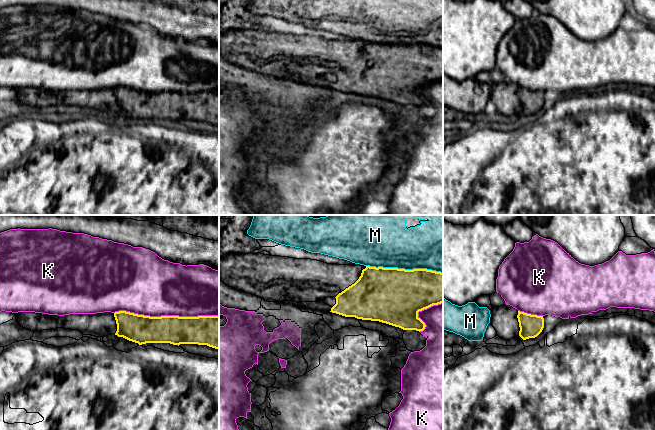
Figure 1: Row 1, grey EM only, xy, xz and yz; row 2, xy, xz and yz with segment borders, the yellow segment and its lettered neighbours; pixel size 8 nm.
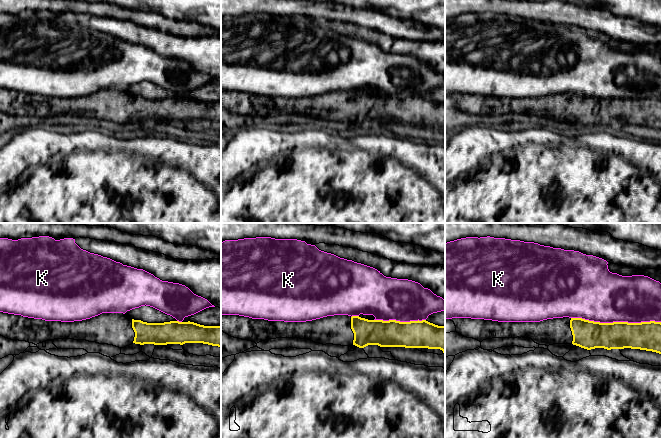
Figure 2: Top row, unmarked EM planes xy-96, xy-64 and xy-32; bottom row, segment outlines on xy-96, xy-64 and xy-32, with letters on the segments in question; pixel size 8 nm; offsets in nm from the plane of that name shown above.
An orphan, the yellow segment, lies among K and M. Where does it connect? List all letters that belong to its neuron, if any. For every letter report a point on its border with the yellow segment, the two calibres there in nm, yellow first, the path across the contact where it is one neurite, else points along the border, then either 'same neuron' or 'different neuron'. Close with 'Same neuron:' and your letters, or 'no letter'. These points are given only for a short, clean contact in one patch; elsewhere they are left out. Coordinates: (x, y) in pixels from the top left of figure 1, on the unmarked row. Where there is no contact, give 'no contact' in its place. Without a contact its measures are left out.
K: xy (166, 92) | 220/480 nm | different neuron
M: xz (404, 45) | 460/360 nm | different neuron
Same neuron: no letter

